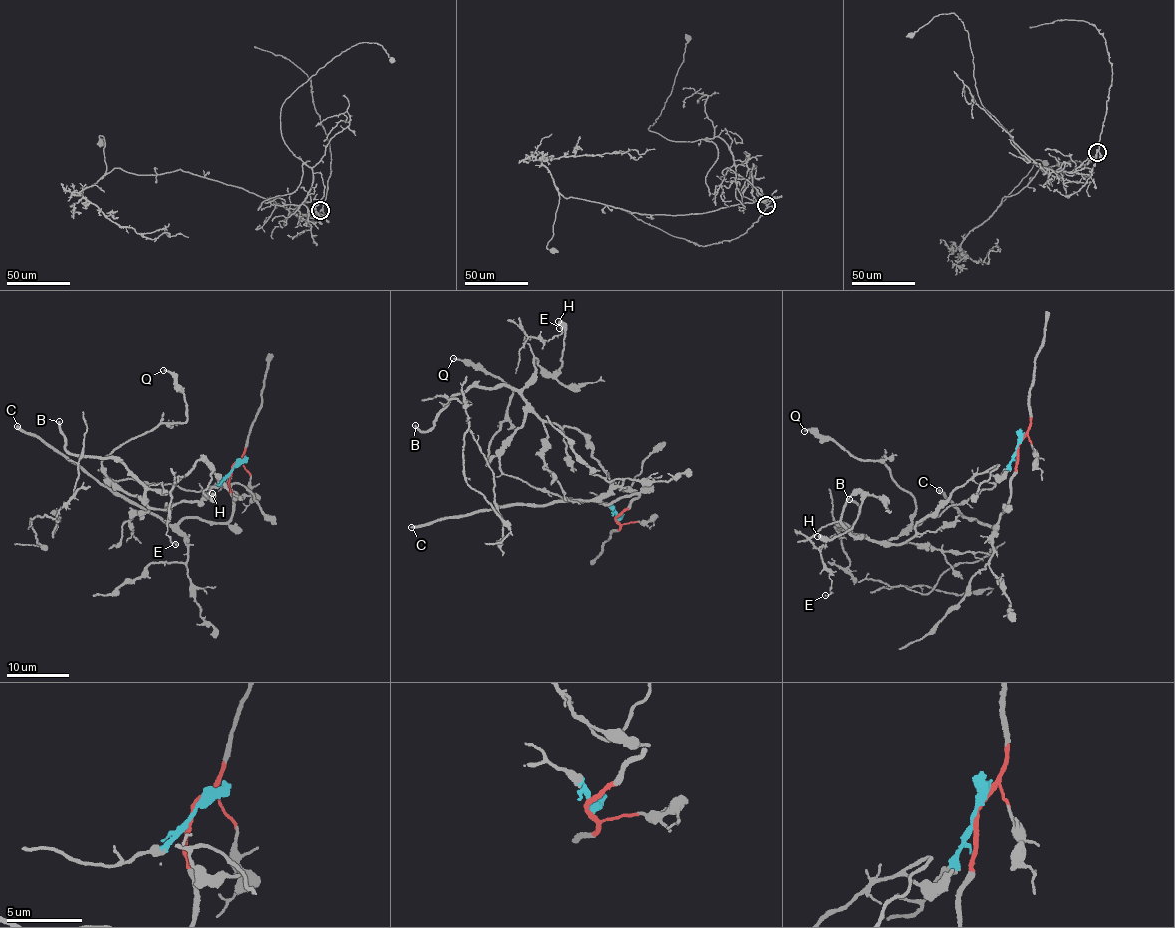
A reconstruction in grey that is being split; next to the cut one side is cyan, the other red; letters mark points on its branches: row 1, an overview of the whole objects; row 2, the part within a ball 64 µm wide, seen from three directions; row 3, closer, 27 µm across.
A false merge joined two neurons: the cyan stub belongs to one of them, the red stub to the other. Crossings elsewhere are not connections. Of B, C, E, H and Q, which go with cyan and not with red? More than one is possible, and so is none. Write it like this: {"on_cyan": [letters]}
{"on_cyan": ["B", "E", "H", "Q"]}

